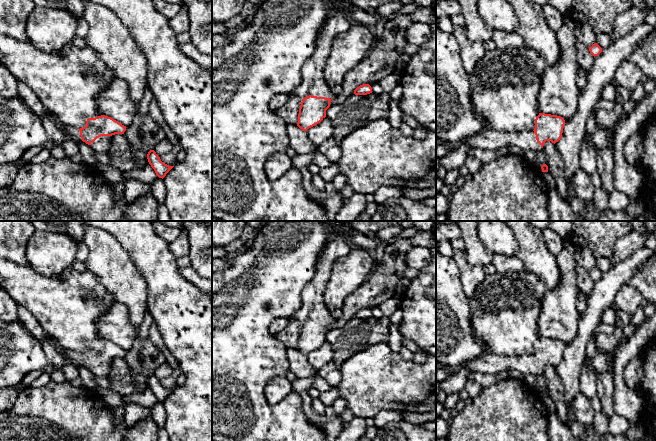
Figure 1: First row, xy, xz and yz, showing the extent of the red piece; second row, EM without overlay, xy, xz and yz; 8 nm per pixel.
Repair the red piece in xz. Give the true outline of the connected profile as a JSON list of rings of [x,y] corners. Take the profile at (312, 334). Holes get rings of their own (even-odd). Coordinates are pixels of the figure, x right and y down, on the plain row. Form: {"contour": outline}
{"contour": [[[333,234],[321,252],[312,281],[301,292],[301,307],[290,320],[301,322],[297,350],[303,355],[317,349],[326,341],[333,322],[323,303],[323,291],[334,261],[354,248],[346,234]]]}

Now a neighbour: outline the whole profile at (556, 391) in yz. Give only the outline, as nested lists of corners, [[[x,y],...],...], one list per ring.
[[[546,365],[543,370],[546,378],[546,389],[548,396],[554,401],[556,413],[562,421],[568,420],[568,409],[565,404],[565,387],[554,367]]]

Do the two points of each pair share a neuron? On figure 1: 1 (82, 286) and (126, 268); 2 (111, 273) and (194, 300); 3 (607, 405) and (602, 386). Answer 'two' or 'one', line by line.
1: two
2: two
3: one

